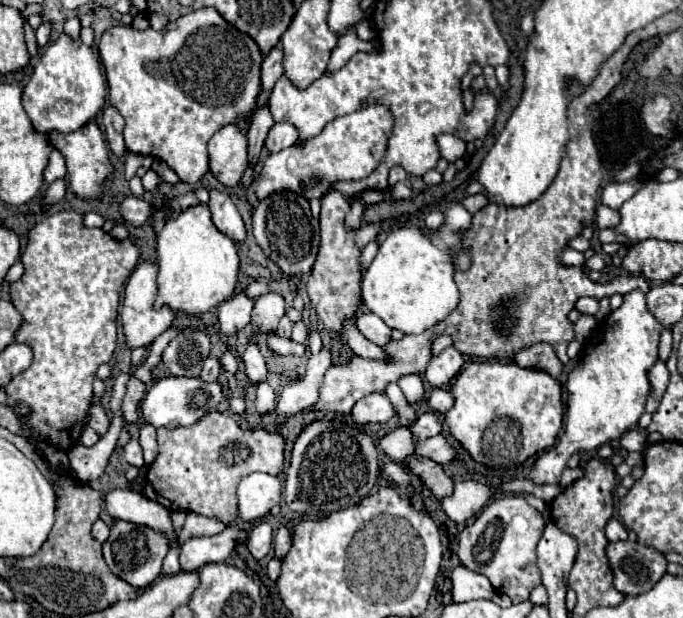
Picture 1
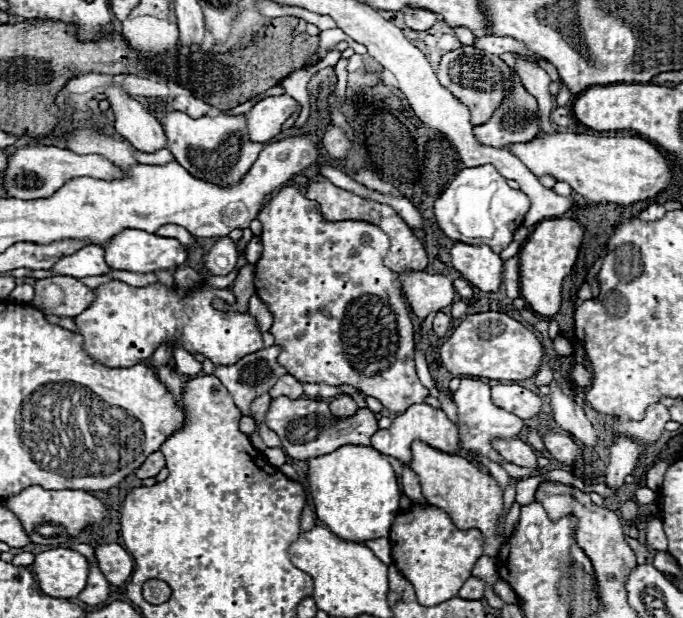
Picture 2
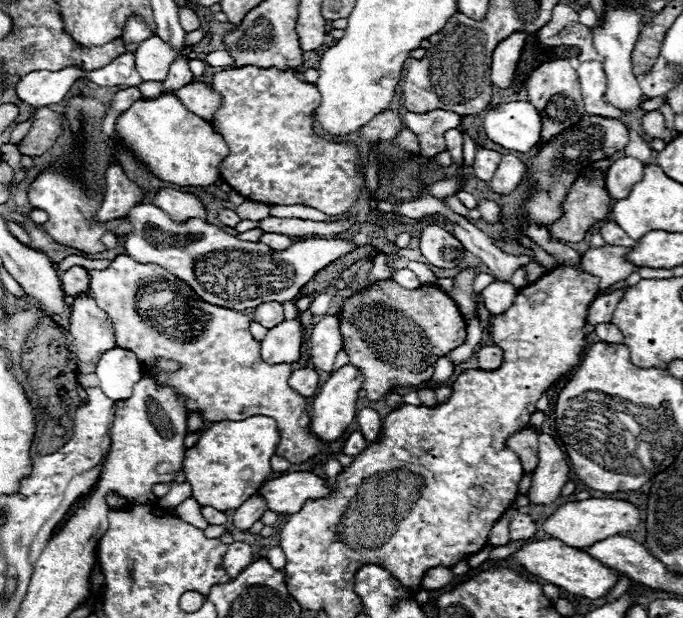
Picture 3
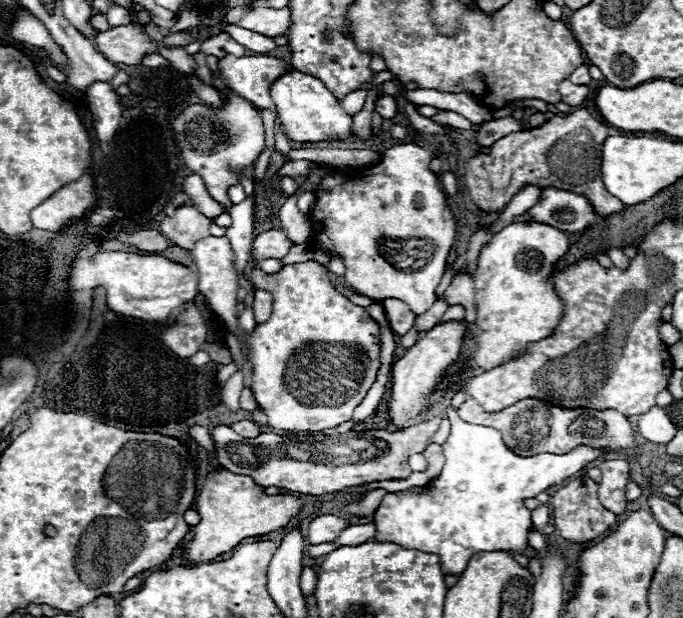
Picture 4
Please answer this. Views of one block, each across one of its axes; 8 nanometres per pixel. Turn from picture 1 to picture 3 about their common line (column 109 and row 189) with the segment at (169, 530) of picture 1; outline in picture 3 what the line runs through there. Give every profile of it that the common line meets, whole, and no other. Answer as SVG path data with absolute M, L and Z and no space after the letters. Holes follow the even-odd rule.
M512 154L502 156L500 166L492 178L492 190L498 194L510 194L522 182L524 174L526 174L526 166L520 158Z

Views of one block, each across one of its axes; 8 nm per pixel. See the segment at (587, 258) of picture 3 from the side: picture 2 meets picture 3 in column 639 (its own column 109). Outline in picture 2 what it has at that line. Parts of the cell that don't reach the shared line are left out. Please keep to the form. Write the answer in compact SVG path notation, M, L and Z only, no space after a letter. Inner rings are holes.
M86 246L82 248L82 252L76 252L74 256L64 256L50 270L64 276L86 278L86 276L102 276L110 270L110 266L104 262L102 246Z

